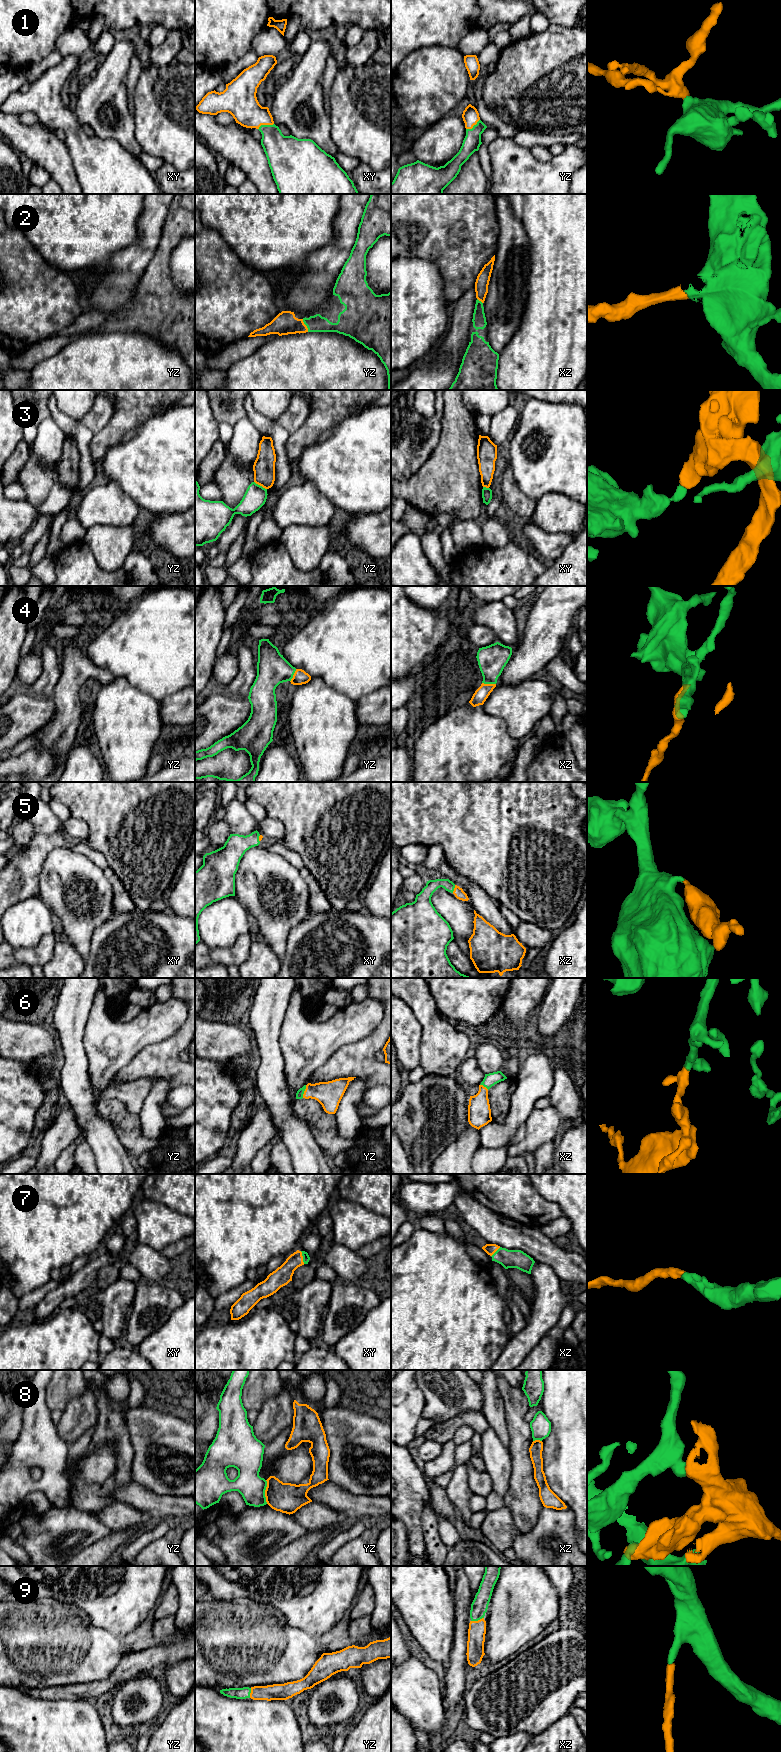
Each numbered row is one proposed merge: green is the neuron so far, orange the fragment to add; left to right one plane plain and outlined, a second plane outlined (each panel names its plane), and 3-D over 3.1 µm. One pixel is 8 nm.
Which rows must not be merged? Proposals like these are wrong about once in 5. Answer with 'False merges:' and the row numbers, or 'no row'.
False merges: 3, 8

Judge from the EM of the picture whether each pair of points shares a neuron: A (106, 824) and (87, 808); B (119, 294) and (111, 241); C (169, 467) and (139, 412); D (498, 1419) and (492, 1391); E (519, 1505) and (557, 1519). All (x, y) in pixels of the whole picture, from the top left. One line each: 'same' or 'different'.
A: same
B: different
C: different
D: same
E: different

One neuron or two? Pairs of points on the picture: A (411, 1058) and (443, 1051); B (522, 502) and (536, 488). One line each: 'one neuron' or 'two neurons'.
A: two neurons
B: two neurons

